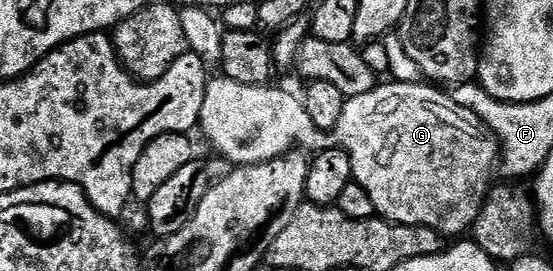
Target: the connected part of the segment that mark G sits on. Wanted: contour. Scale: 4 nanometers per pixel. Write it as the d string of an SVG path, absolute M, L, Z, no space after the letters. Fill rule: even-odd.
M213 77L203 97L199 131L233 165L271 161L297 148L316 153L326 147L338 146L351 157L353 178L363 185L363 189L367 189L371 201L375 201L375 209L380 218L399 225L423 225L446 237L464 236L461 234L464 231L466 234L472 228L495 183L493 171L495 175L499 167L497 136L475 113L458 107L452 94L445 92L444 95L440 86L425 81L385 82L359 97L346 99L343 117L339 117L339 125L335 125L330 133L317 128L304 102L298 96L296 99L289 91L280 91L274 85L243 85L239 81Z

